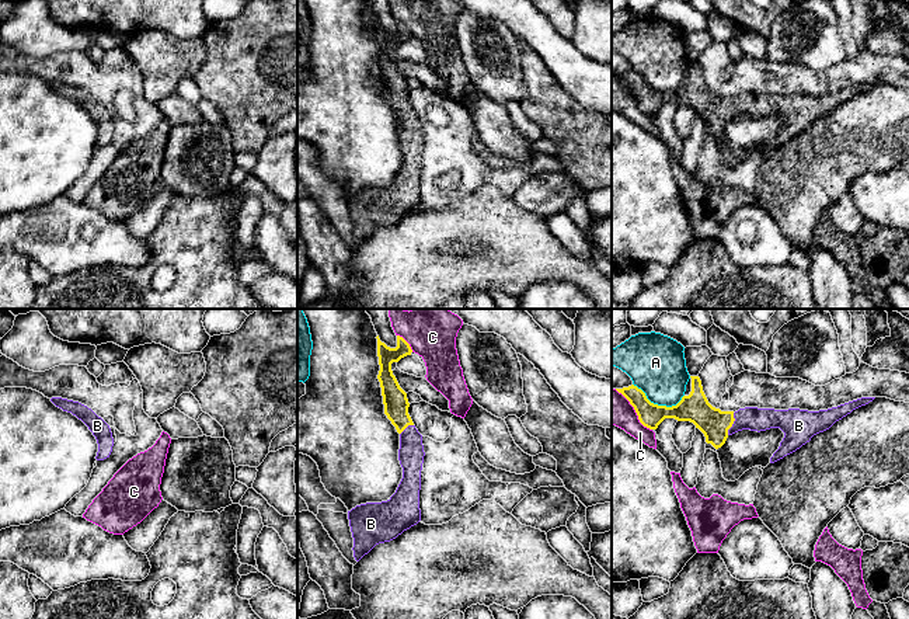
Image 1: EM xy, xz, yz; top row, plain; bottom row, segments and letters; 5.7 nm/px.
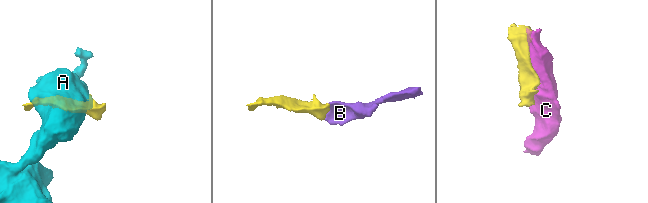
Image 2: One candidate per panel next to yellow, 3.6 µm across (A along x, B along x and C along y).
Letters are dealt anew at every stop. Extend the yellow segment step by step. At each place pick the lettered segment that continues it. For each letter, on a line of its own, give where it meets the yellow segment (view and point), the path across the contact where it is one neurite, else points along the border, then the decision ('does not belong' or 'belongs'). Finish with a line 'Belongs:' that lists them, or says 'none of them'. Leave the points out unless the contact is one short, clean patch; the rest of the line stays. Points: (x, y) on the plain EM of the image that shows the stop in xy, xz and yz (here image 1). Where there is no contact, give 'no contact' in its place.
A: yz (657, 90) | does not belong
B: yz (731, 110) | across yz (713, 108), (731, 110), (744, 104), (753, 104) | belongs
C: xz (407, 28) | does not belong
Belongs: B

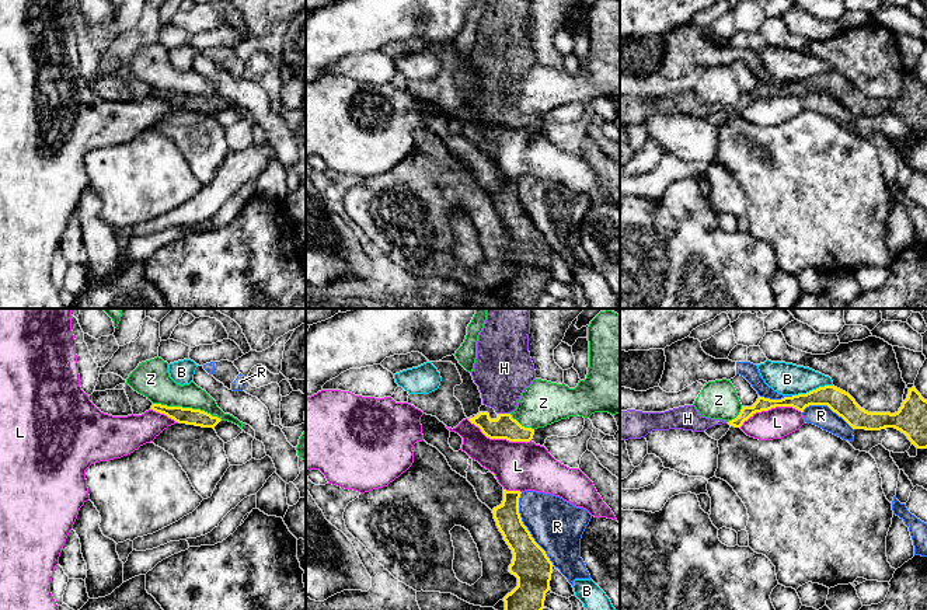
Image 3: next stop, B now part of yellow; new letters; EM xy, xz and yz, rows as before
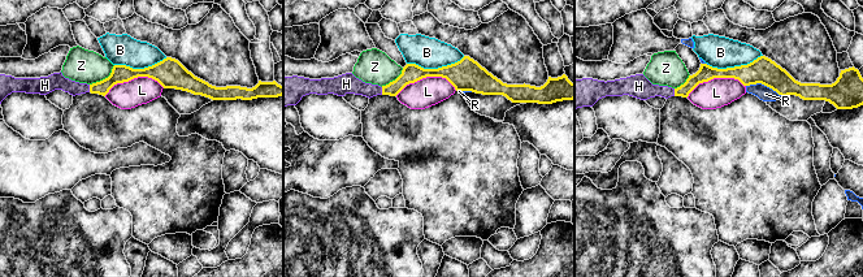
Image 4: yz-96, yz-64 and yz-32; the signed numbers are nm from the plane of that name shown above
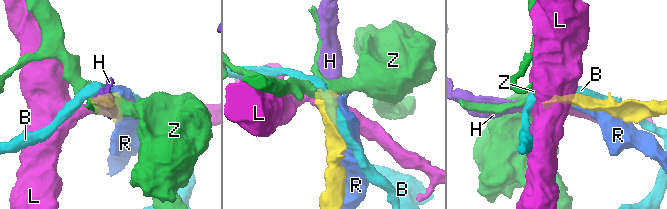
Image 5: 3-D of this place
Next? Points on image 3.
B: yz (812, 76) | does not belong
H: xz (504, 100) | across xz (504, 112), (504, 100), (502, 56) | belongs
L: xz (499, 124) | does not belong
R: xz (526, 215) | does not belong
Z: xy (188, 94) | along xy (153, 89), (199, 94), (222, 105) | does not belong
Belongs: H

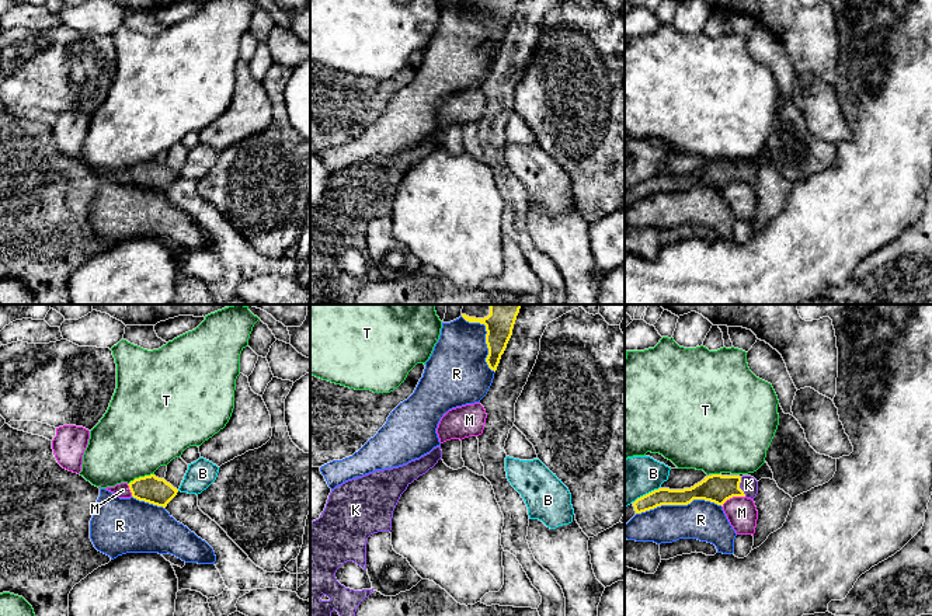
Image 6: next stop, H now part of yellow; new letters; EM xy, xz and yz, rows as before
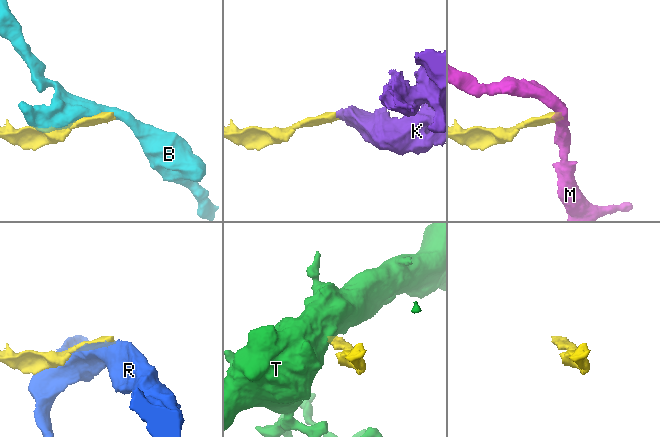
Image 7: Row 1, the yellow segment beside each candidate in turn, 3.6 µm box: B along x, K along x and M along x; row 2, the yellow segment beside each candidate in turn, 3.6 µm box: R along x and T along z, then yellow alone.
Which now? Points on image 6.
B: yz (646, 180) | does not belong
K: yz (739, 173) | across yz (717, 174), (739, 173), (748, 170) | belongs
M: yz (733, 181) | along yz (744, 181), (733, 181), (722, 191) | does not belong
R: yz (678, 190) | does not belong
T: xy (141, 163) | along xy (153, 159), (135, 163), (128, 170) | does not belong
Belongs: K

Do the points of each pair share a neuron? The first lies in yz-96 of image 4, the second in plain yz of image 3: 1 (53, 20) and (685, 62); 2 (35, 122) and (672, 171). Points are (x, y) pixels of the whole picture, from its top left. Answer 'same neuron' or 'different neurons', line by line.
1: same neuron
2: different neurons

